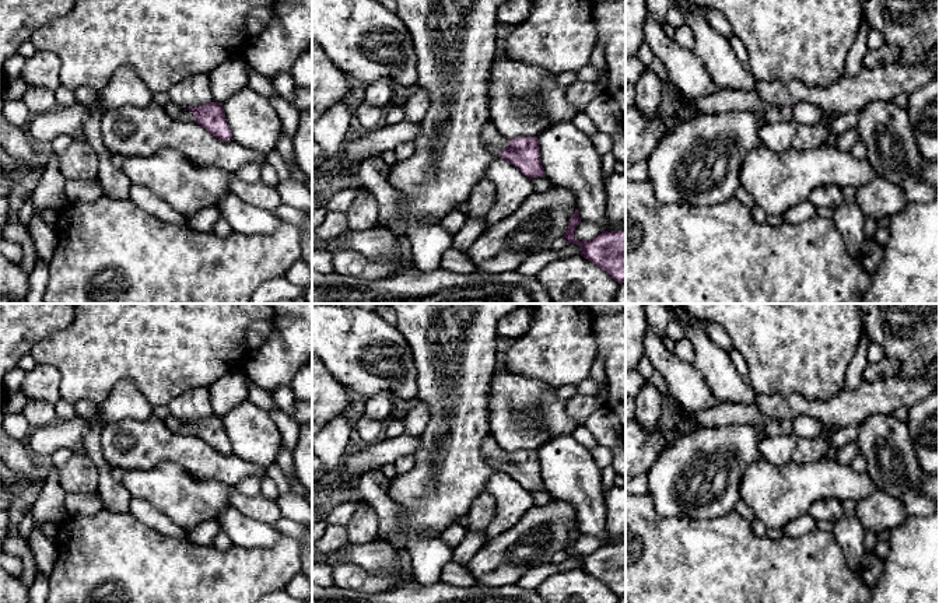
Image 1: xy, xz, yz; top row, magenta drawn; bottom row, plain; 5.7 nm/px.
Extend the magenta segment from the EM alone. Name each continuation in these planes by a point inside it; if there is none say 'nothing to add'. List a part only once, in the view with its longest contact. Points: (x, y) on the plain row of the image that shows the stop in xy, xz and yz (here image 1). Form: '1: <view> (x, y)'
1: xz (493, 452)

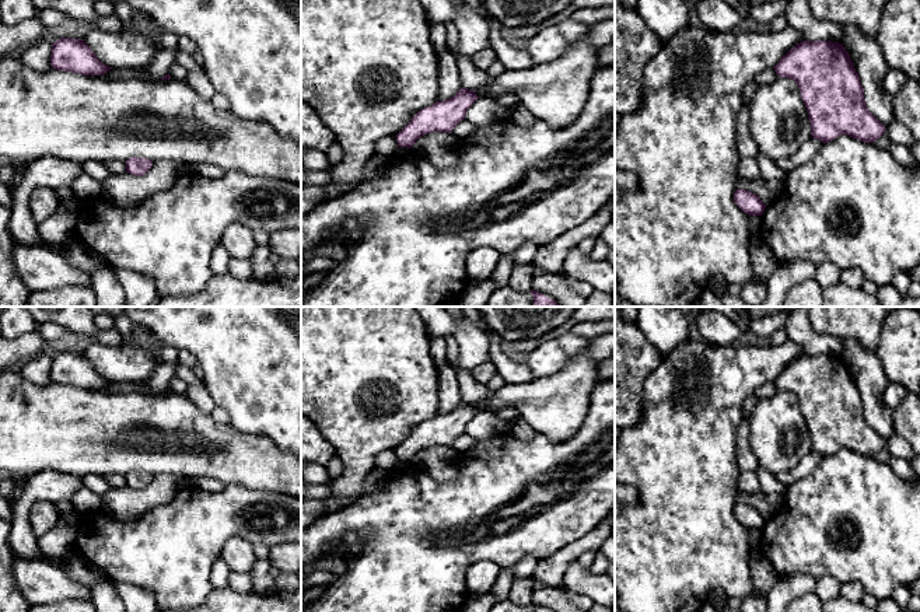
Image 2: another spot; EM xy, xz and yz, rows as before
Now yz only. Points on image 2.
nothing to add

